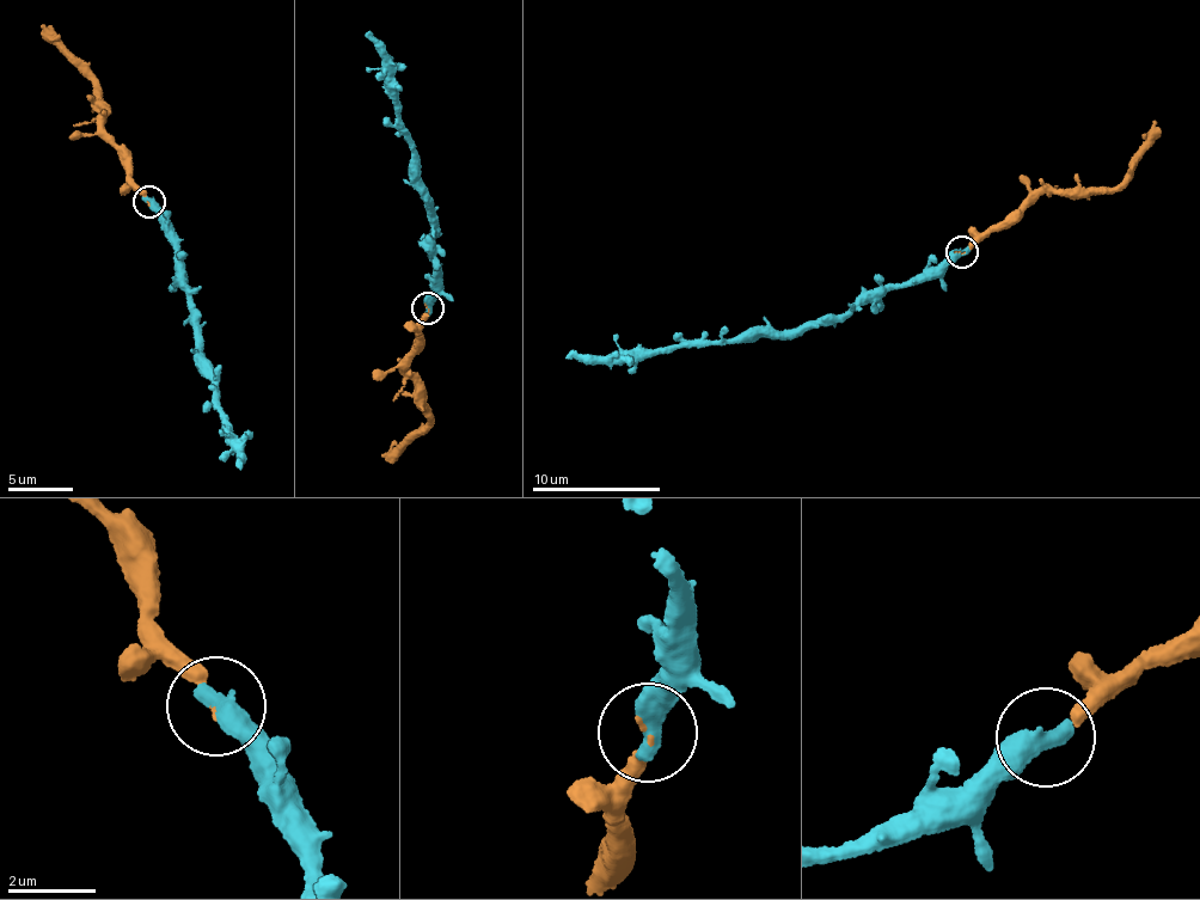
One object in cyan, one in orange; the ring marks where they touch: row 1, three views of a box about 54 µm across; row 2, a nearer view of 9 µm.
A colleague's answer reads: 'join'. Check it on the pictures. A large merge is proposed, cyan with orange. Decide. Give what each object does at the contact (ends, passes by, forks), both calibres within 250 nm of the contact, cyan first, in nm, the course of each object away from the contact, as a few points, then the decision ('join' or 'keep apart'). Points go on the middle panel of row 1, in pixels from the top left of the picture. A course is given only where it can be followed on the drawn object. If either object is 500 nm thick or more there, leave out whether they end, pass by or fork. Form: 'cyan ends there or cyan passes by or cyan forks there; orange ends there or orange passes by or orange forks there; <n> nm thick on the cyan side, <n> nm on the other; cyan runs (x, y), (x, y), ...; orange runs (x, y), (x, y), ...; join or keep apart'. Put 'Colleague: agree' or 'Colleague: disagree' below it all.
550 nm thick on the cyan side, 110 nm on the other; cyan runs (427, 307), (435, 271), (432, 262), (432, 212), (424, 196), (420, 157), (390, 83), (390, 57), (369, 30); orange runs (427, 307), (421, 344), (405, 369), (427, 416), (427, 429), (380, 457); join
Colleague: agree

